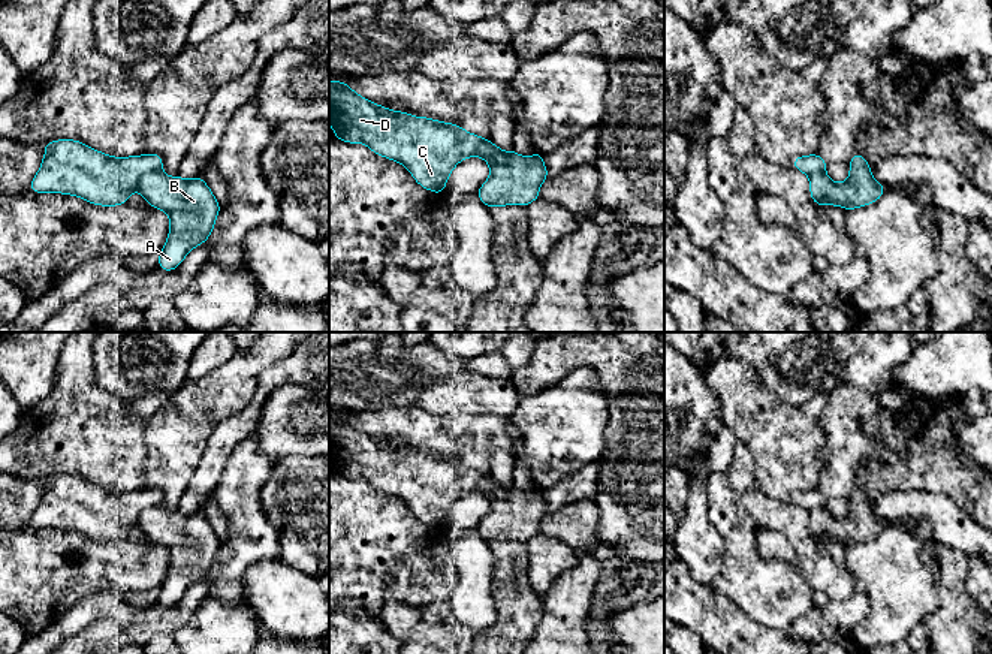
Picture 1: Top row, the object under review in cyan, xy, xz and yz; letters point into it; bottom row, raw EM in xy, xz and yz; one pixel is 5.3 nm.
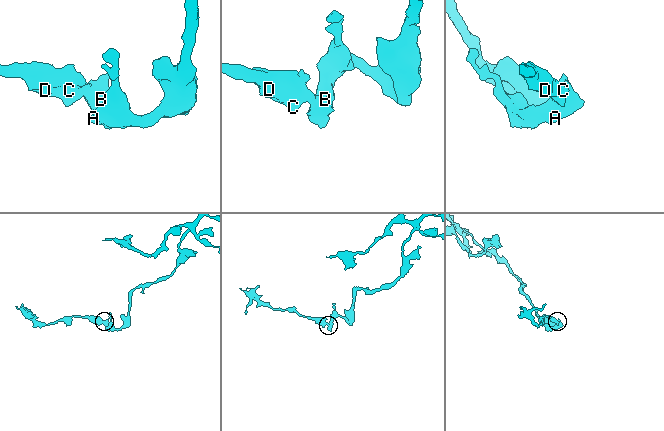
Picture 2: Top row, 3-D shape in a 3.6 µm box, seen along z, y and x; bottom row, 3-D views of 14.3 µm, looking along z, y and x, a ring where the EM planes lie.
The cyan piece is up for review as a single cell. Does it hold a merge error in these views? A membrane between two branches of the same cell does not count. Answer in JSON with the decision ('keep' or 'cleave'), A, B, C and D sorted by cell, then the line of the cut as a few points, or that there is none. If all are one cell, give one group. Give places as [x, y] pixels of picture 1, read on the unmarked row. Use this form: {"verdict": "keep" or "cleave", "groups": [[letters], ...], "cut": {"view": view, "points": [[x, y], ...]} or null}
{"verdict": "cleave", "groups": [["A", "B"], ["C", "D"]], "cut": {"view": "xy", "points": [[160, 503], [147, 508], [139, 515], [136, 524]]}}

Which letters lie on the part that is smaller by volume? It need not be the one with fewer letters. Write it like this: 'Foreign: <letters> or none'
Foreign: C, D

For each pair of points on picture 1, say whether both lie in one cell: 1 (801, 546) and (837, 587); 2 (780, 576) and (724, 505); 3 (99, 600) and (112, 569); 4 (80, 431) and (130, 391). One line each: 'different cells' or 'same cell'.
1: same cell
2: same cell
3: different cells
4: different cells

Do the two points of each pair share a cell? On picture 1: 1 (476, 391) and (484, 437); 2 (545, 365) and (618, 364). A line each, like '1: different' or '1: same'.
1: different
2: same

